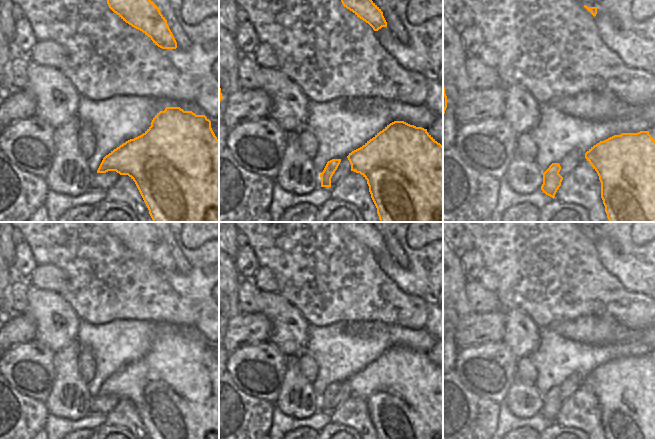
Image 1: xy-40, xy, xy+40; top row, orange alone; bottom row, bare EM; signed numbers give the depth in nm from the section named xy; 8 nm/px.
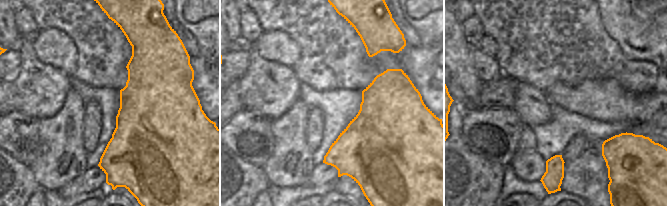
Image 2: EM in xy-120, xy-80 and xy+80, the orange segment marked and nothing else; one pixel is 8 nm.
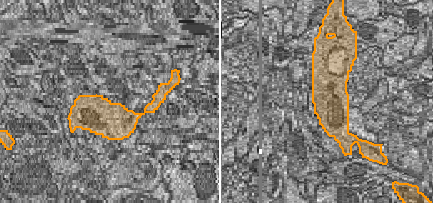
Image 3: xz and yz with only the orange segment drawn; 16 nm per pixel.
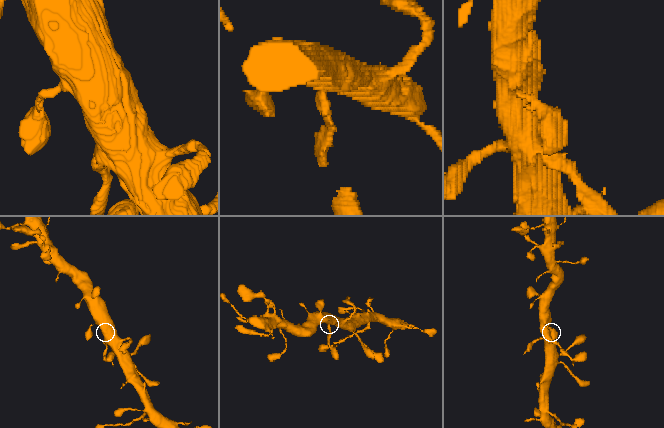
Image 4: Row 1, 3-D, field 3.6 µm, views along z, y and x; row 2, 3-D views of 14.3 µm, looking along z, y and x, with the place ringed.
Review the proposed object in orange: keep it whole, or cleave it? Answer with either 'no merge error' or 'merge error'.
merge error

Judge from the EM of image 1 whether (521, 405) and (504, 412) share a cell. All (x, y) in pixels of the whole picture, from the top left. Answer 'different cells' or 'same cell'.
different cells

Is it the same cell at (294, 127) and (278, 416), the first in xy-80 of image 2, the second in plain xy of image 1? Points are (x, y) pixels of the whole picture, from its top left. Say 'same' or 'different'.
different

